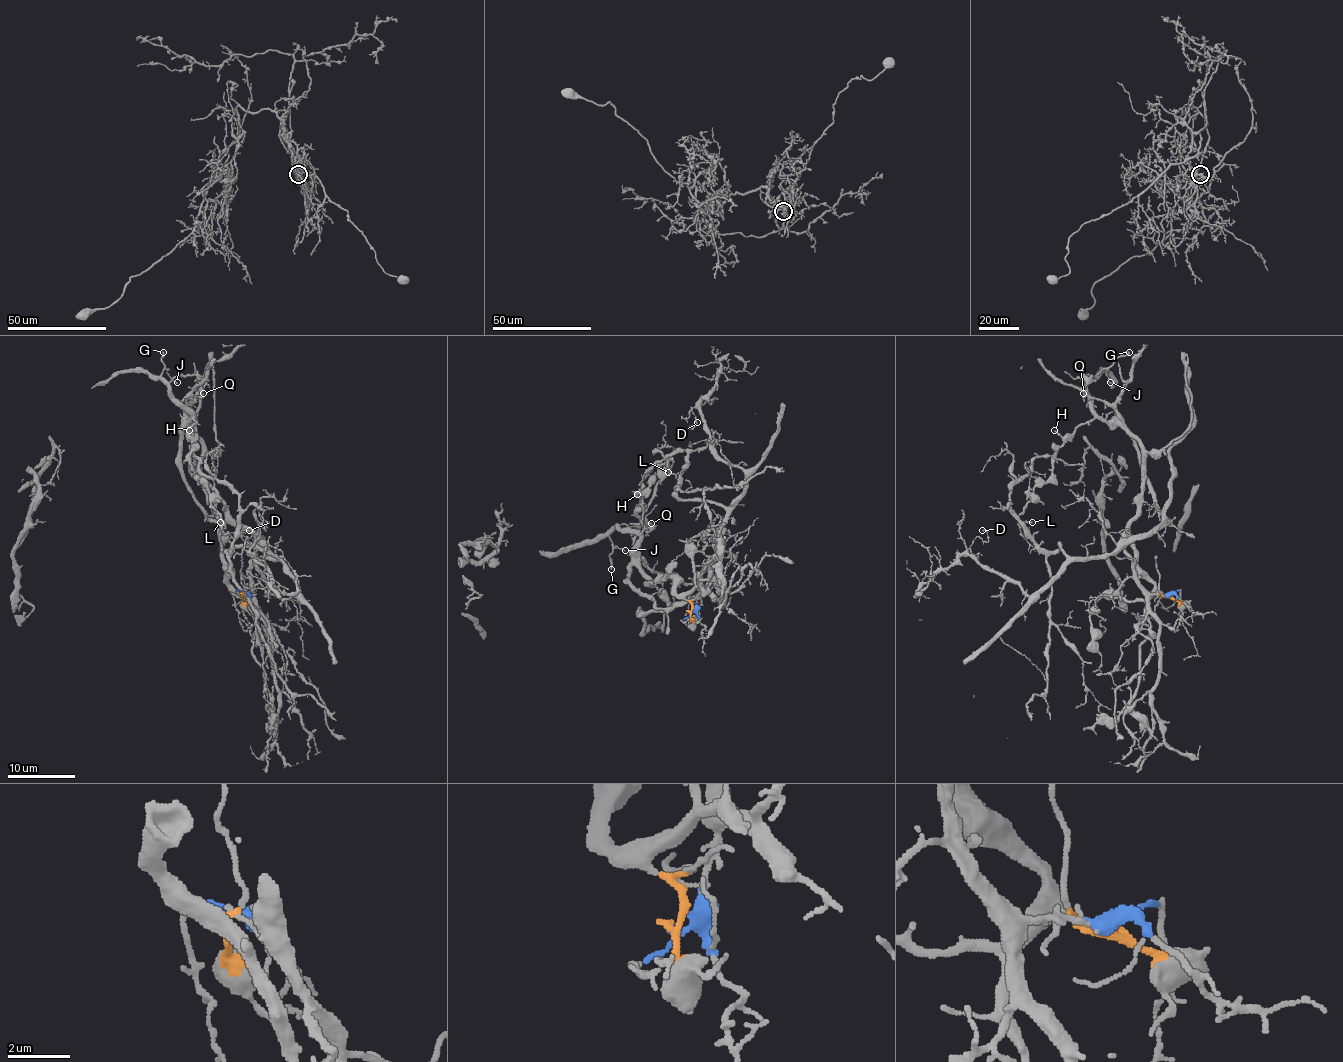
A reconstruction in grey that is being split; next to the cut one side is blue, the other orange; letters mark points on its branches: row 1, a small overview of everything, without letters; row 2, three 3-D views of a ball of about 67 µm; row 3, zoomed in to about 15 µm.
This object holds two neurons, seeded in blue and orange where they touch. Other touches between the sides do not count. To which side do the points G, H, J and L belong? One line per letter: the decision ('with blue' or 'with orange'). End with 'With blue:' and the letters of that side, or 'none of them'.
G: with orange
H: with orange
J: with orange
L: with orange
With blue: none of them

